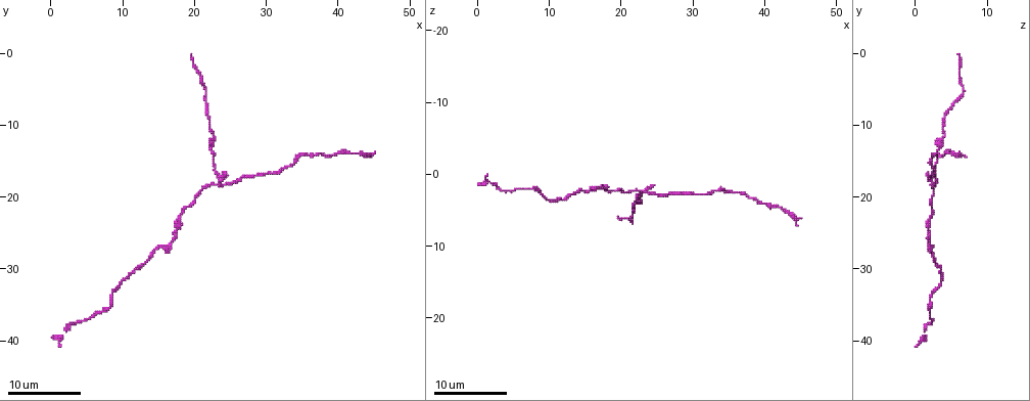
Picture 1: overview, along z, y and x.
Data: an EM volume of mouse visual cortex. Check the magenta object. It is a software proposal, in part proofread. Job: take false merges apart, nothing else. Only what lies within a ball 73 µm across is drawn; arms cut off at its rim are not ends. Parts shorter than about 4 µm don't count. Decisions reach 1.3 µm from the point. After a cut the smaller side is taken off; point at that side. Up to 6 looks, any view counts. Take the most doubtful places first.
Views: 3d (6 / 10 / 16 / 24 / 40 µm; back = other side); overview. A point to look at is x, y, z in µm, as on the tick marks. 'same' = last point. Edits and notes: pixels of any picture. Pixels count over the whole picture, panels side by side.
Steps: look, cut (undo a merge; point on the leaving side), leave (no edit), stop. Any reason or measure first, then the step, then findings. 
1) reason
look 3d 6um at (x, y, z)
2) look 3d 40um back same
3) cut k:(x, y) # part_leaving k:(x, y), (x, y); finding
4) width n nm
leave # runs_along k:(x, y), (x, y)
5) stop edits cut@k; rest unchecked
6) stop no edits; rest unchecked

branch point
look 3d 10um at (24.0, 18.0, 2.5)

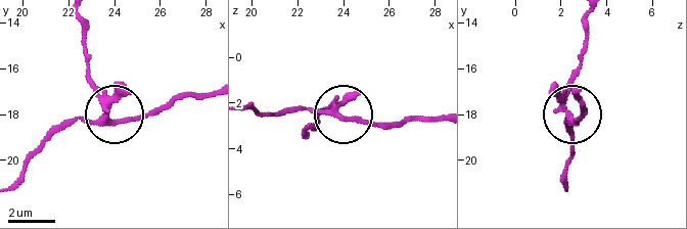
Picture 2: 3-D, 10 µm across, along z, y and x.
width 240 nm
cut 2:(88, 76) # part_leaving 2:(104, 101), (83, 56), (83, 21); two neurons meet here

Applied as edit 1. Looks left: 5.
sudden change in width
look 3d 16um at (35.0, 14.0, 2.5)

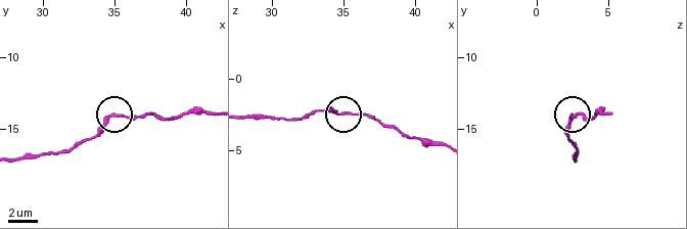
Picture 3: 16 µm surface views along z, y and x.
look 3d 6um at (35.2, 14.0, 2.2)

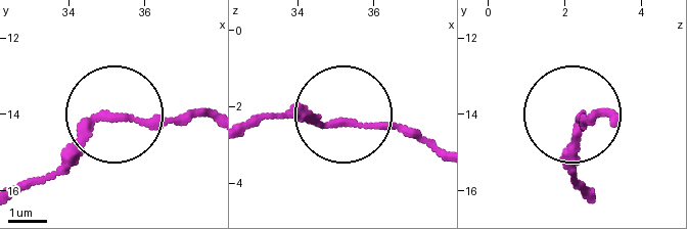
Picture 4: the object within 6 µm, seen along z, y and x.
leave # runs_along 4:(16, 193), (113, 116), (198, 116); one neuron here

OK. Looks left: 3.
calibre changes
look 3d 10um at (15.0, 27.0, 2.0)

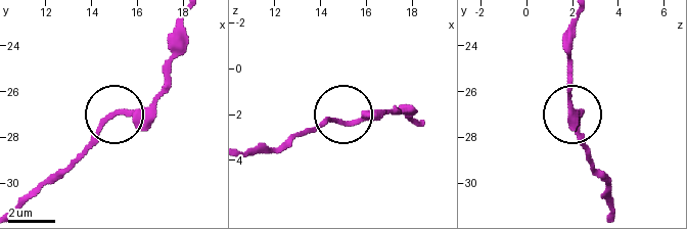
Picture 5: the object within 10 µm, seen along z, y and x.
leave # runs_along 5:(419, 119), (390, 109), (366, 121), (325, 121), (291, 133); all the same neuron

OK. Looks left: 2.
stop edits cut@2; rest unchecked

